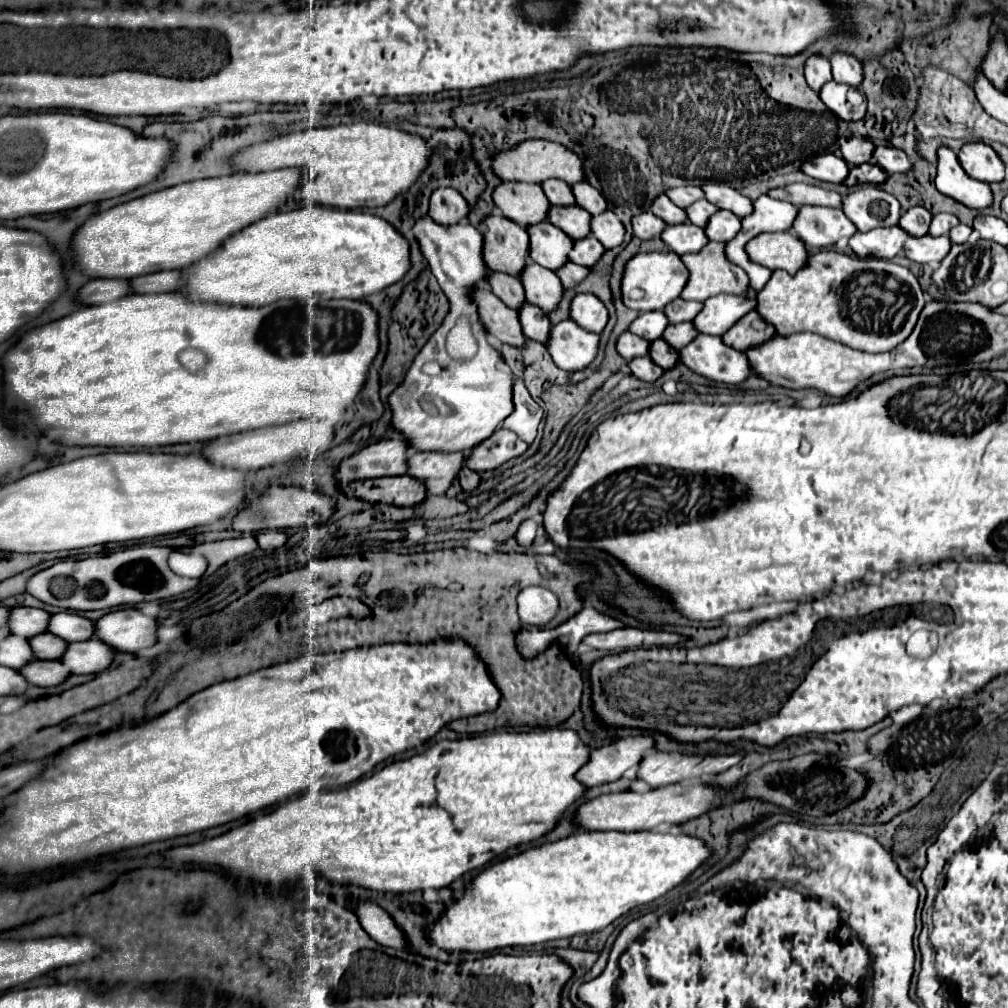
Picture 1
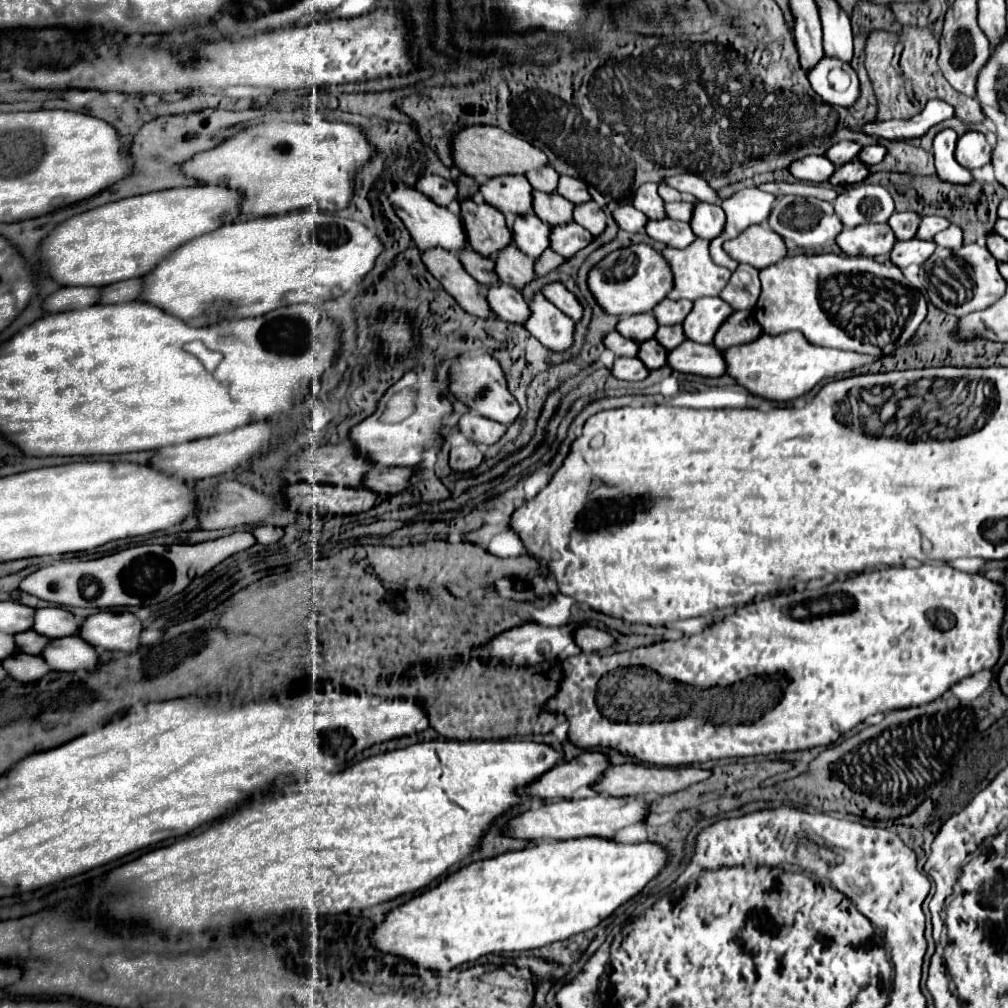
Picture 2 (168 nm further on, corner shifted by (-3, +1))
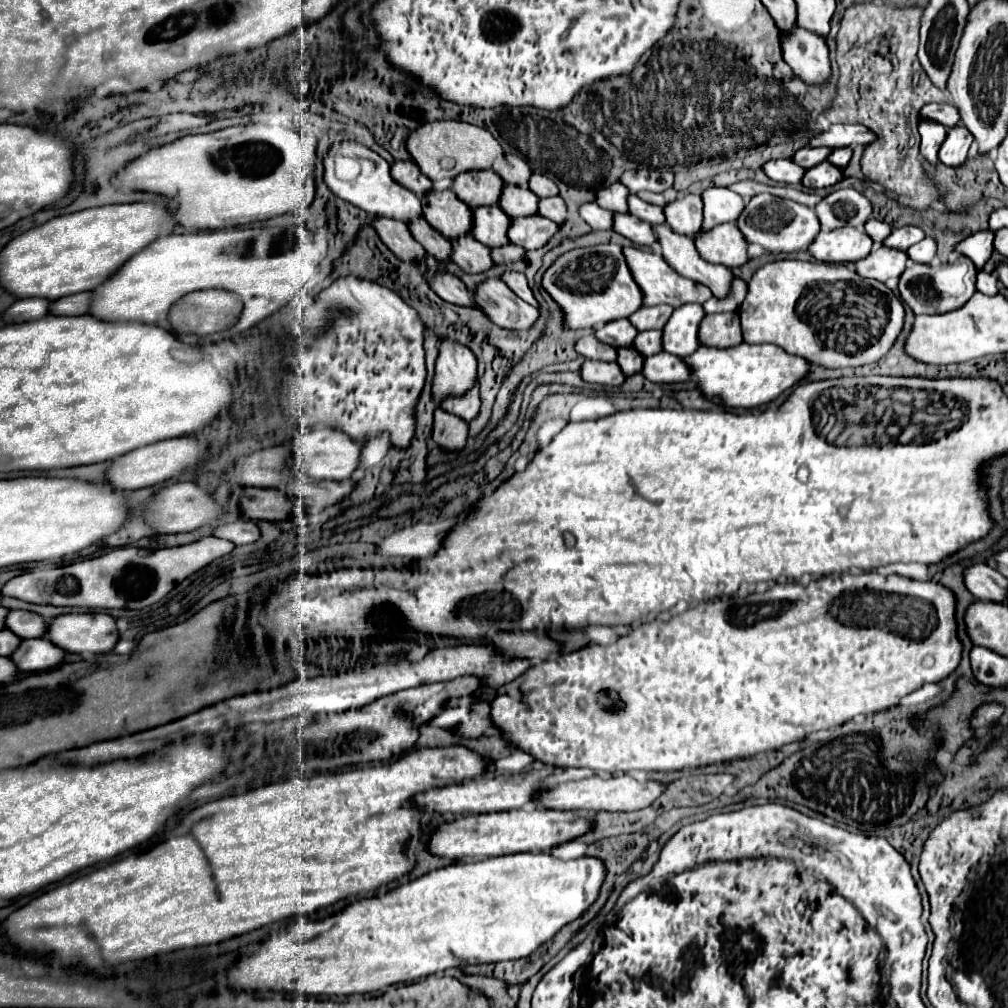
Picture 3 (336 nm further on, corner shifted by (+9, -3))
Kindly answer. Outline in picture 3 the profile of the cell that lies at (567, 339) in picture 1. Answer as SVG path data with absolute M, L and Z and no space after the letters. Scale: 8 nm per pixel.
M487 277L475 289L479 309L503 329L527 329L537 319L537 309L519 299L501 279Z

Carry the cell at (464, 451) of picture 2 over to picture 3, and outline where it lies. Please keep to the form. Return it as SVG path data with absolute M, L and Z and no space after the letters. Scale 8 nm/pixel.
M441 407L435 411L435 425L433 425L433 441L443 449L461 449L467 441L469 425L457 415L443 411Z

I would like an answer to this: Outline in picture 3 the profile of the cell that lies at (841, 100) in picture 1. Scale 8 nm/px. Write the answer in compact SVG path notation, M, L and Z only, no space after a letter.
M793 27L779 35L785 63L805 83L821 83L829 77L829 49L825 39L803 27Z

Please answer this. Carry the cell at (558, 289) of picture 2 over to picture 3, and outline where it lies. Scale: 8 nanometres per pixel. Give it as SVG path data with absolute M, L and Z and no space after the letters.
M505 271L505 273L501 275L501 279L505 281L505 285L507 285L515 295L519 295L523 301L531 303L533 307L537 307L537 301L535 301L535 297L533 297L533 293L531 293L531 289L529 289L527 279L525 279L523 273L517 273L517 271Z

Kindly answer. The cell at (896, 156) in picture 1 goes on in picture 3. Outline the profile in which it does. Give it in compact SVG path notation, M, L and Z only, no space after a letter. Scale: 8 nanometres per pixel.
M849 147L847 149L833 149L831 155L827 157L827 161L833 163L835 167L839 167L839 169L845 167L849 163L849 159L851 159L851 149Z

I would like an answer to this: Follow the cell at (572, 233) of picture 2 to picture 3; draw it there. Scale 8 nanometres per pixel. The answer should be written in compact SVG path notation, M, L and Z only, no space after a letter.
M541 215L513 217L507 229L507 239L523 249L539 249L555 235L557 229L557 223L551 223L551 219Z

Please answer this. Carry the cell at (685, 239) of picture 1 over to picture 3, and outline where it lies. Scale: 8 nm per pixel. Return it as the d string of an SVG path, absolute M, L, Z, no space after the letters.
M613 213L613 229L631 239L635 245L655 245L655 233L653 227L641 219L635 219L629 213Z

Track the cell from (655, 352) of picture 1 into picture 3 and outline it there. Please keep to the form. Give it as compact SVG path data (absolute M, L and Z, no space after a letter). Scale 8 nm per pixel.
M633 347L617 349L617 363L625 375L635 375L643 369L643 357Z

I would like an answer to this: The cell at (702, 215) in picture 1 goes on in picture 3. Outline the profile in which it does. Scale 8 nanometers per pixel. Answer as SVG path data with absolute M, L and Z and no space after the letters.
M629 195L627 197L627 207L629 207L629 213L631 215L635 215L635 217L647 221L647 223L665 223L663 209L651 205L651 203L645 203L637 195Z

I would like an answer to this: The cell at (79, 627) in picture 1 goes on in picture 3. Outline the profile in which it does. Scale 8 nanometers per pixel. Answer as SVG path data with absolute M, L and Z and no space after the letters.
M9 611L5 617L5 627L13 631L19 639L31 639L31 637L43 637L45 619L31 611Z

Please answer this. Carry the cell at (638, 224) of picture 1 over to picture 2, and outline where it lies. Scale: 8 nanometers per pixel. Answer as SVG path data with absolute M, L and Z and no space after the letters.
M623 205L623 207L617 207L613 211L613 217L615 221L619 223L619 227L623 231L629 231L629 233L645 233L645 225L649 221L647 215L643 215L639 209L635 209L633 205Z

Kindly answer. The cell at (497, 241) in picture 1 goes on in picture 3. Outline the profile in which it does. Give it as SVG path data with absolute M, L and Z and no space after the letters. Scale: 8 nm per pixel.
M427 191L421 199L423 219L447 239L469 233L471 209L453 191Z

